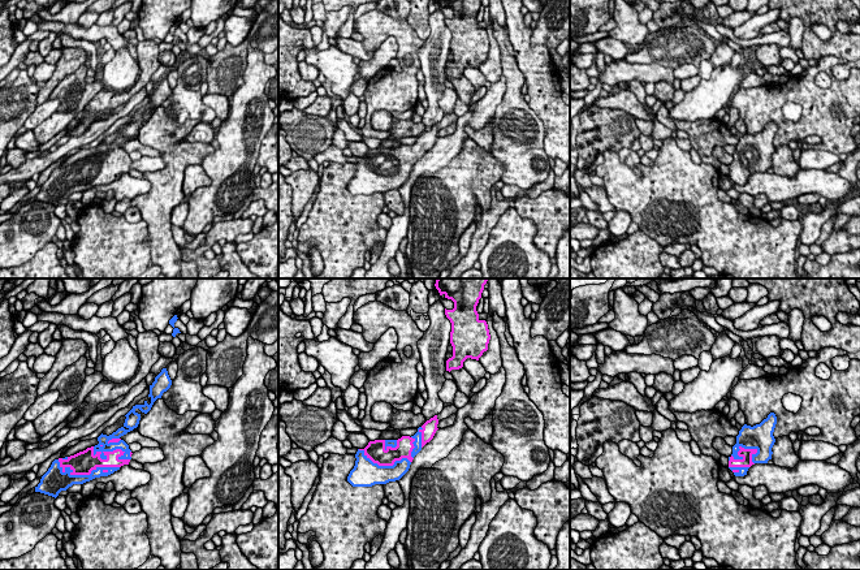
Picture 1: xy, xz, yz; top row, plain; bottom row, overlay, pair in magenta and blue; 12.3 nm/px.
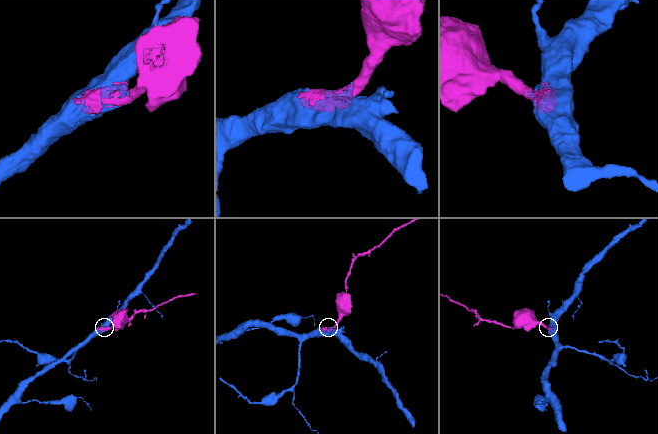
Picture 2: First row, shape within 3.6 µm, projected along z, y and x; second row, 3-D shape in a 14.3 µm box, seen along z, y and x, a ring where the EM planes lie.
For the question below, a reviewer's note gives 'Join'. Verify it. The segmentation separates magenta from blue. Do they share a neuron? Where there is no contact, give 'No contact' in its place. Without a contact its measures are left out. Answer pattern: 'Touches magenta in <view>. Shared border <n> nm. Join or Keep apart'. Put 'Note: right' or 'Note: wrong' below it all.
Touches magenta in xy. Shared border 750 nm. Join
Note: right

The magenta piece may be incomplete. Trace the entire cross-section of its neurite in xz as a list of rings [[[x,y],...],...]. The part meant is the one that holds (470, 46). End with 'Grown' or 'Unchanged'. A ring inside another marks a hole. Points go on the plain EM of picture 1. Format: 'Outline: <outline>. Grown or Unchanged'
Outline: [[[438,0],[454,10],[453,18],[445,17],[451,31],[450,52],[453,65],[446,69],[446,79],[459,78],[467,66],[476,68],[488,59],[490,48],[488,33],[479,27],[476,14],[483,0]]]. Unchanged

